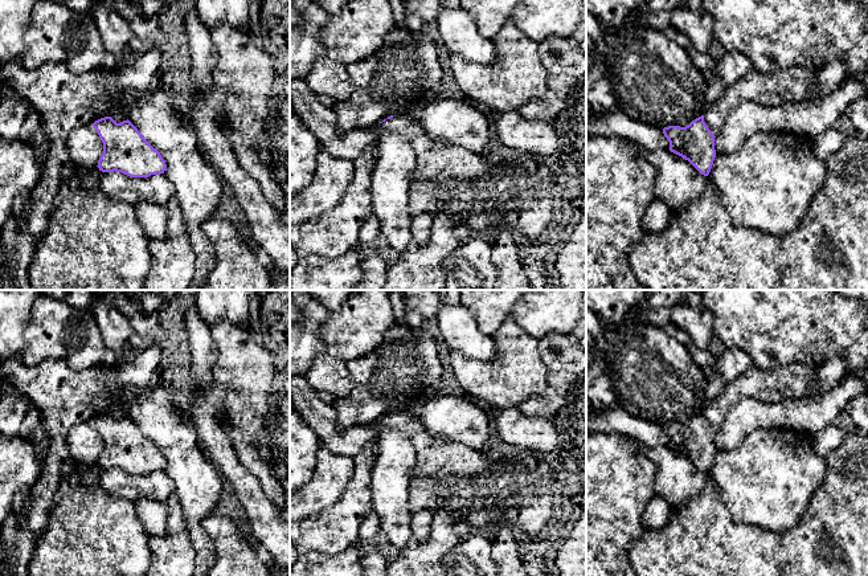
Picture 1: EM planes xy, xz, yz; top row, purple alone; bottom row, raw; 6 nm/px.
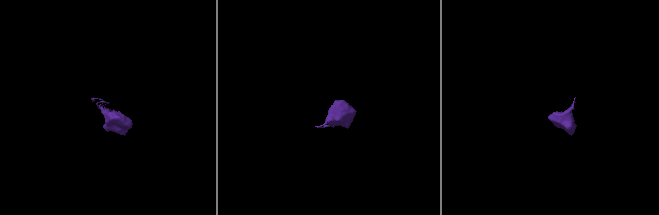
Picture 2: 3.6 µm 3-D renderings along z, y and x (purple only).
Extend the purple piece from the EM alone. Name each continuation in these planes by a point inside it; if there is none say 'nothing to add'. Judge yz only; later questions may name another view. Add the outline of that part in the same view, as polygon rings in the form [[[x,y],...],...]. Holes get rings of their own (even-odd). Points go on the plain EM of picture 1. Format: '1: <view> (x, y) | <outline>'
1: yz (791, 382) | [[[793,363],[775,369],[753,365],[742,377],[729,383],[722,392],[704,408],[704,418],[715,433],[724,424],[728,410],[744,397],[766,404],[799,400],[808,392],[808,377],[814,369]]]

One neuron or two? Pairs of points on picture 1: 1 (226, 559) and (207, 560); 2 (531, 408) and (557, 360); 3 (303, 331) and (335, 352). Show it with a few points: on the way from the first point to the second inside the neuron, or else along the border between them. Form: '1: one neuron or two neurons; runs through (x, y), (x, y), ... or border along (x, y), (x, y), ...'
1: two neurons; border along (204, 531), (212, 543), (215, 562)
2: one neuron; runs through (544, 399), (557, 385), (557, 374)
3: two neurons; border along (328, 314), (320, 330), (323, 350), (306, 371)

